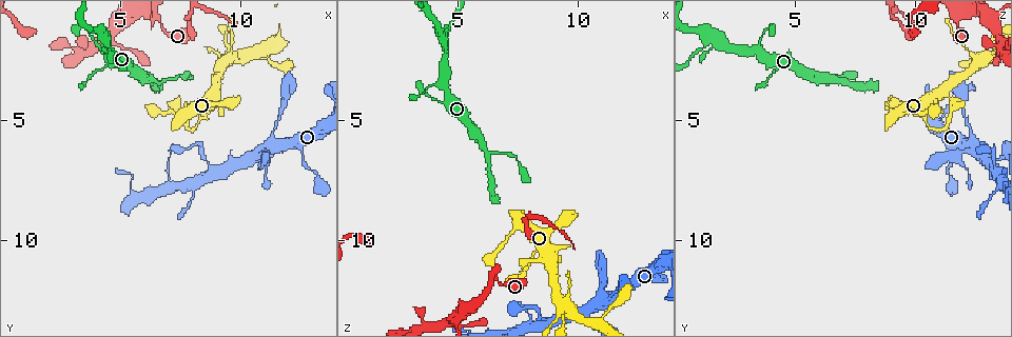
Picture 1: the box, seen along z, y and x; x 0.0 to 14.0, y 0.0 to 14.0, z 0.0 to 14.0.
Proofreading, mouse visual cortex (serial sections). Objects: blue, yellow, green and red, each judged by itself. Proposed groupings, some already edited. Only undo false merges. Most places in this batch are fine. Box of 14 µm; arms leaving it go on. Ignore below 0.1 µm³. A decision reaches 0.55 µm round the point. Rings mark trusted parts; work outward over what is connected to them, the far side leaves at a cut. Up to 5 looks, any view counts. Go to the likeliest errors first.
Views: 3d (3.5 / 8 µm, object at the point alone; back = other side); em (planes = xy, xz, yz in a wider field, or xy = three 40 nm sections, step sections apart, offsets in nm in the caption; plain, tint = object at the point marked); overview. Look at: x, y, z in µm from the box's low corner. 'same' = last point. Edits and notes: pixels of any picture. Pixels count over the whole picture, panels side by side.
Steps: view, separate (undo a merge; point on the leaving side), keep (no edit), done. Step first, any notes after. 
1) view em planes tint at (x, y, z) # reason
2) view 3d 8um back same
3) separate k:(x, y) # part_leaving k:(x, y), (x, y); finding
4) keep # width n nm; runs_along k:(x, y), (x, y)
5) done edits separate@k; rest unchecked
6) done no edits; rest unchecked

view 3d 3.5um back at (9.5, 2.1, 13.0) # a narrow waist

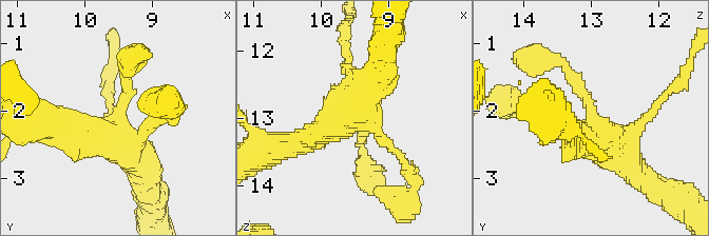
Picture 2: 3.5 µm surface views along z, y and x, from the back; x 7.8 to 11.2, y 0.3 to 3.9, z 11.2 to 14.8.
view em xy step 2 tint at (9.45, 2.20, 13.00) # need the tissue

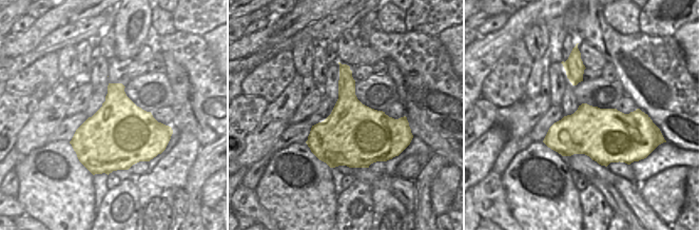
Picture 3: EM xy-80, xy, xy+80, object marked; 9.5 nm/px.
keep # width 600 nm; runs_along 2:(381, 62), (365, 95), (290, 143); continuous, no second cell

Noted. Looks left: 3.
view 3d 8um at (8.4, 5.9, 12.9) # sharp bend

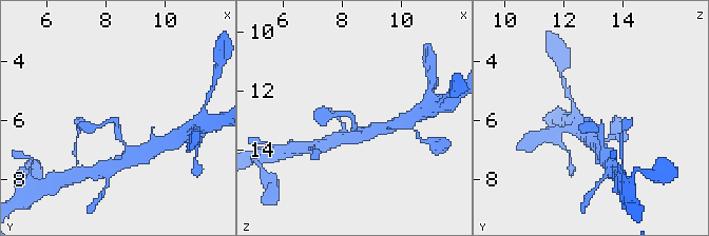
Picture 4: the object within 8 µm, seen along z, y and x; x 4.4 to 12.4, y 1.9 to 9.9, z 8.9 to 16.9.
view em planes tint at (8.3, 5.9, 12.9) # need the tissue

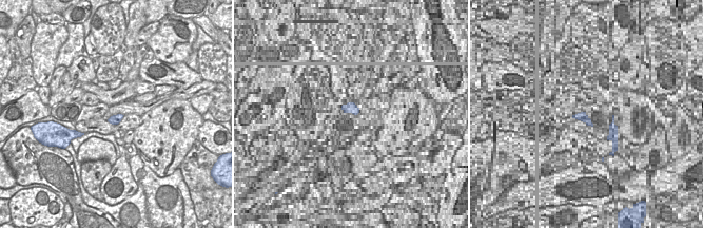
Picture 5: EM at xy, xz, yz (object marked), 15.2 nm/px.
keep # width 160 nm; runs_along 4:(125, 142), (115, 118), (88, 126); continuous, no second cell

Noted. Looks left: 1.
done no edits; rest unchecked

